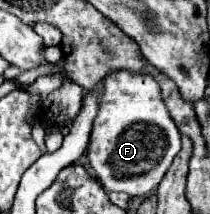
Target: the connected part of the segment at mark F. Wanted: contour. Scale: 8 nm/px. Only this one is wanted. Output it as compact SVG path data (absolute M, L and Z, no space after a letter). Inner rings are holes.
M114 72L102 80L104 96L100 100L100 112L94 120L94 128L88 144L88 162L98 182L108 192L124 192L128 196L146 196L160 184L162 176L170 168L174 156L180 152L180 132L162 104L160 86L152 76L140 76L132 72Z

